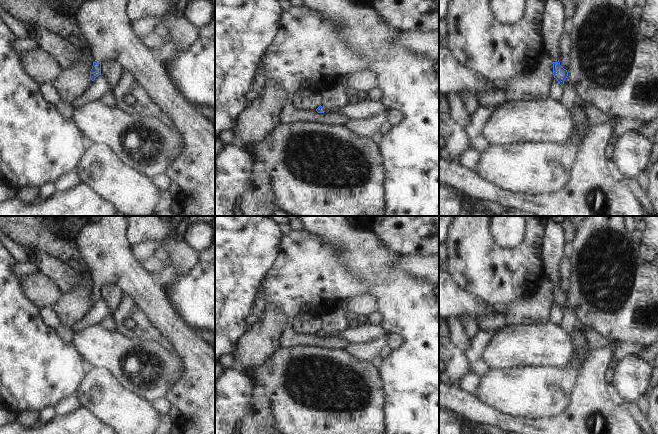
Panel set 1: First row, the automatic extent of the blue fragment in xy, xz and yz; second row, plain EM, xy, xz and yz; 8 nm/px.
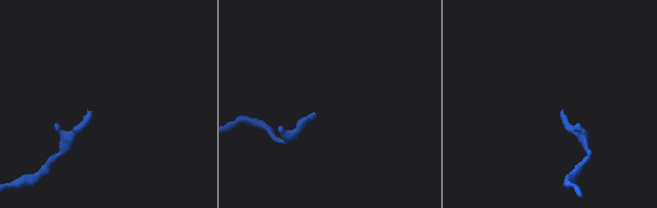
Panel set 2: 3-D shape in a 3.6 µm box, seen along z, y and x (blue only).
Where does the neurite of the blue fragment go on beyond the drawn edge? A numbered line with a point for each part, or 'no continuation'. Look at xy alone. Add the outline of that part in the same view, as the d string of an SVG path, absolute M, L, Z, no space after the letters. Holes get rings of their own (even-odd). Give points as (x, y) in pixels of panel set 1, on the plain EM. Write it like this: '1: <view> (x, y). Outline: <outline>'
1: xy (104, 245). Outline: M97 216L99 221L90 221L84 224L74 240L84 257L90 272L89 275L93 286L115 285L125 295L130 296L135 304L145 313L150 323L166 338L181 359L184 370L182 375L169 387L165 398L176 407L181 416L182 434L215 434L215 347L206 342L201 336L194 332L182 319L179 318L163 287L157 285L152 279L152 273L144 270L138 263L130 250L127 240L127 220L125 216Z

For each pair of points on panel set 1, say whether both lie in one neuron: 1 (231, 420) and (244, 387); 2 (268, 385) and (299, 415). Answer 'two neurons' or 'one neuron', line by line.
1: one neuron
2: one neuron

